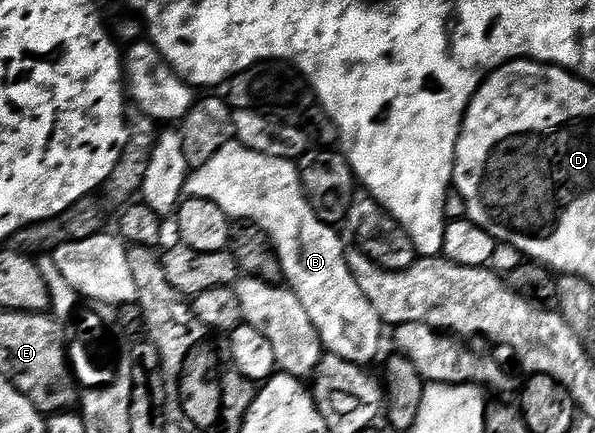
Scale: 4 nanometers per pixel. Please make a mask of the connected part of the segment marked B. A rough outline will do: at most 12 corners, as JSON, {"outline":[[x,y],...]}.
{"outline":[[230,141],[184,195],[272,241],[325,352],[369,365],[382,324],[290,159]]}

